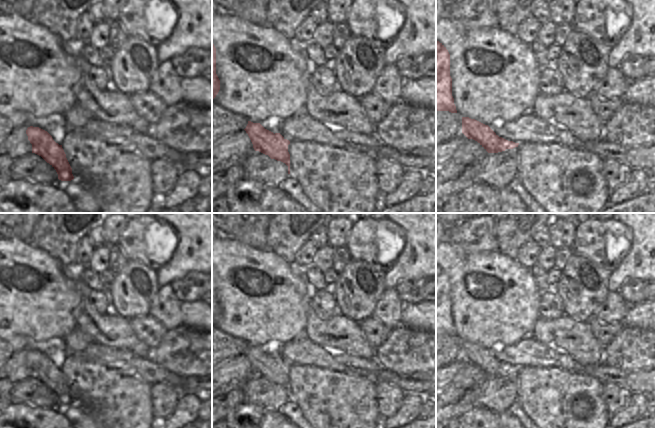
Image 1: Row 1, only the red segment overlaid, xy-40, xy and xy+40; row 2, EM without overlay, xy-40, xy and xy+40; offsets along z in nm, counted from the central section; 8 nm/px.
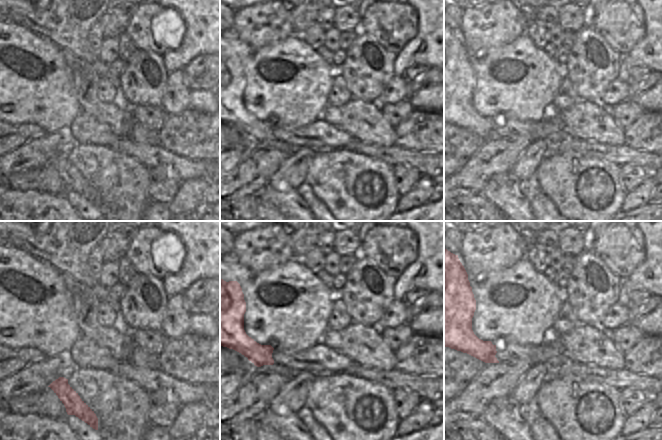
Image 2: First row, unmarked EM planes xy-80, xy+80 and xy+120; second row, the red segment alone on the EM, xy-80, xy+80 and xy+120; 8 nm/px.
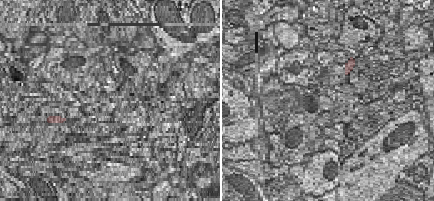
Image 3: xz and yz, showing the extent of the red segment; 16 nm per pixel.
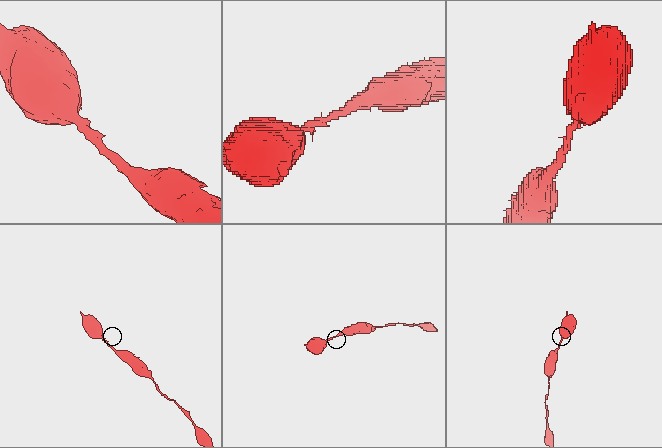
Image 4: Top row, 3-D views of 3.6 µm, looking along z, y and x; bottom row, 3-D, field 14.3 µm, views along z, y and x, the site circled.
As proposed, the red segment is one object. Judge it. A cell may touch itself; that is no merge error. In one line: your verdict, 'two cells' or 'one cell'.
one cell

